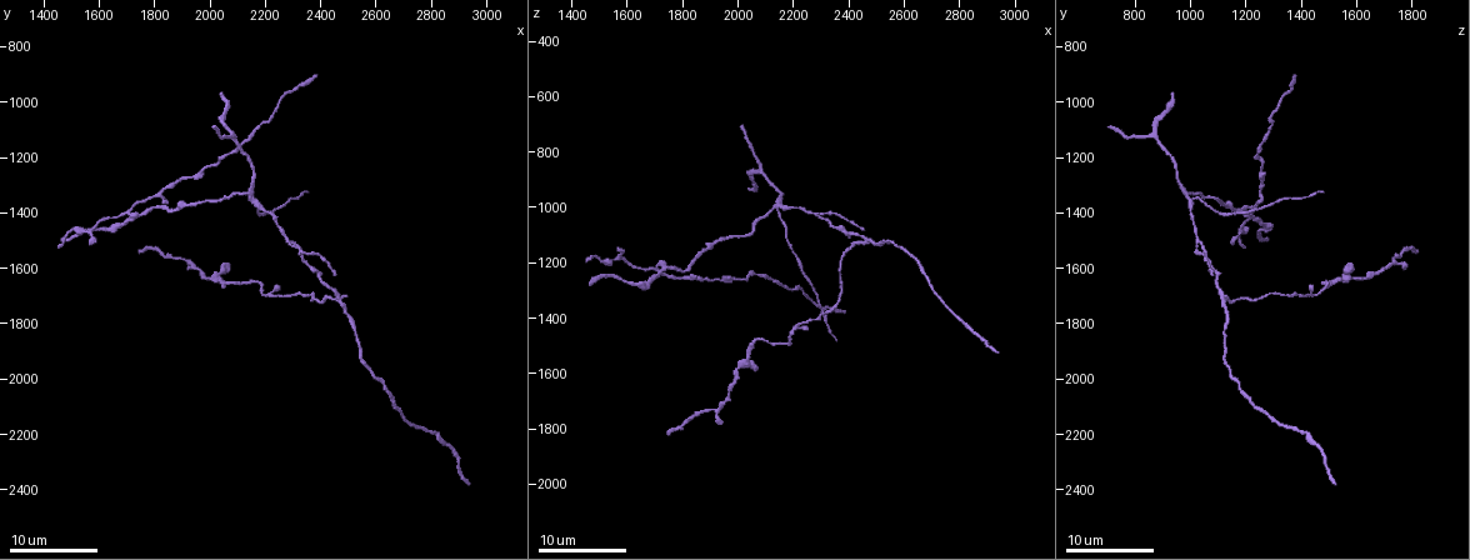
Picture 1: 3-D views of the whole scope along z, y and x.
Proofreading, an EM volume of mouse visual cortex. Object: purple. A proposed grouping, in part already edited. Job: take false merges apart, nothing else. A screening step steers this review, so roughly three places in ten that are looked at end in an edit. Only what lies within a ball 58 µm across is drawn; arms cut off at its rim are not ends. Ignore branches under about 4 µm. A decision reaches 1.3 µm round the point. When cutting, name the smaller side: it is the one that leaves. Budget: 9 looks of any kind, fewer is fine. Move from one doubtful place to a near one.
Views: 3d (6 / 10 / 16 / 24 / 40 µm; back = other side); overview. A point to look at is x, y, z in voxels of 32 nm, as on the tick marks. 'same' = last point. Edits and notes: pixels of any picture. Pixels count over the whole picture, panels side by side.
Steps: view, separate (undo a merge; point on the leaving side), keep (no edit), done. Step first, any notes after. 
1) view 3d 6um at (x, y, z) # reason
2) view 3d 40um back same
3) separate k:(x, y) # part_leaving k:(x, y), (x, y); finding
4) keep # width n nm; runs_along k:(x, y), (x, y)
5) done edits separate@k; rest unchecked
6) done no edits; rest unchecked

view 3d 10um at (2140, 1330, 990) # three-way junction

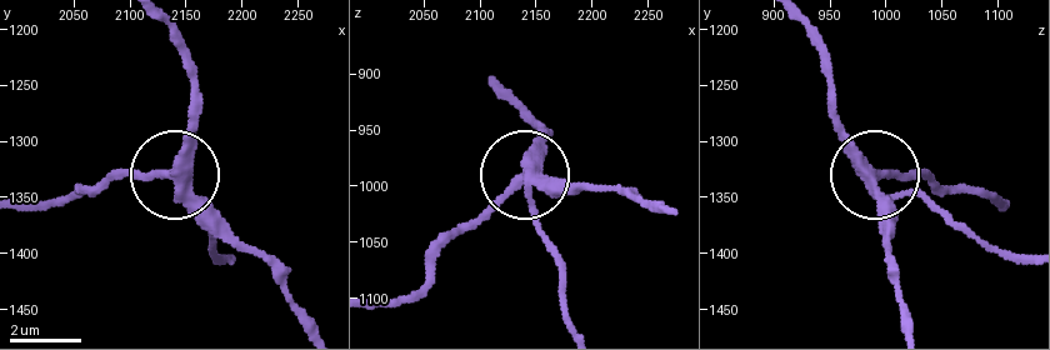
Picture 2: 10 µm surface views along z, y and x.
separate 2:(538, 233) # arms 3; part_leaving 2:(526, 184), (539, 235), (563, 271), (565, 325); a second neuron is stuck on

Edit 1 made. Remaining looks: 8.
view overview

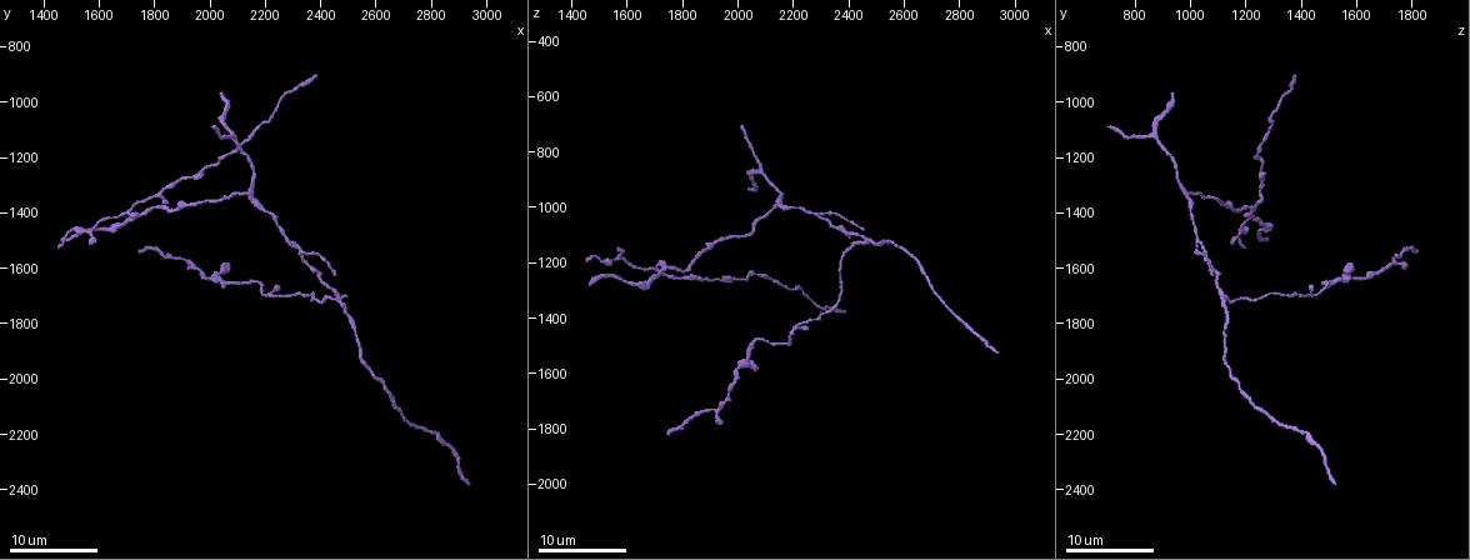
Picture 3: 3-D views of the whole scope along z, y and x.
view 3d 10um at (2300, 1510, 1040) # branch point

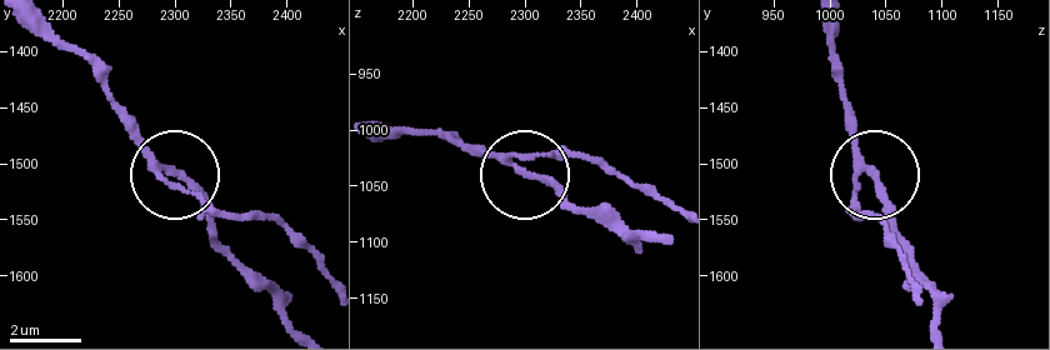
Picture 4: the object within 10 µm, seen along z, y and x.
view 3d 6um at (2308, 1516, 1040) # zoom in

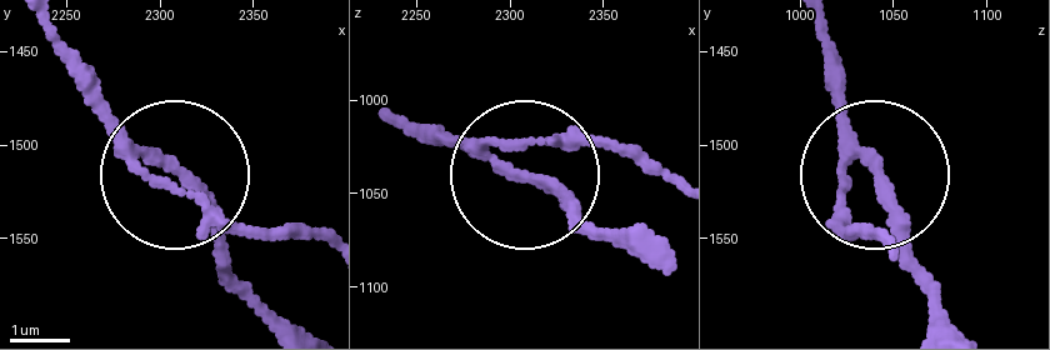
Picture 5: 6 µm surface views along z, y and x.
separate 5:(204, 200) # arms 3; a second neuron is stuck on

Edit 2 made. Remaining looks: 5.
view overview # redraw

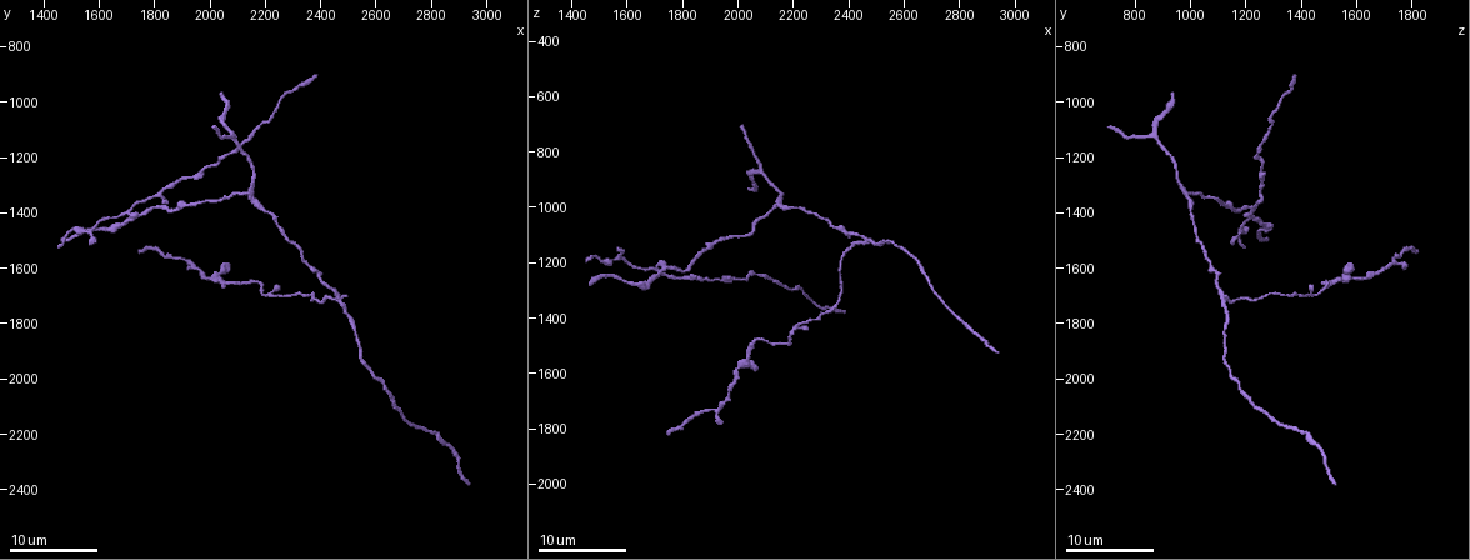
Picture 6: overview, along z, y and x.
view 3d 10um at (2460, 1710, 1120) # four arms meet

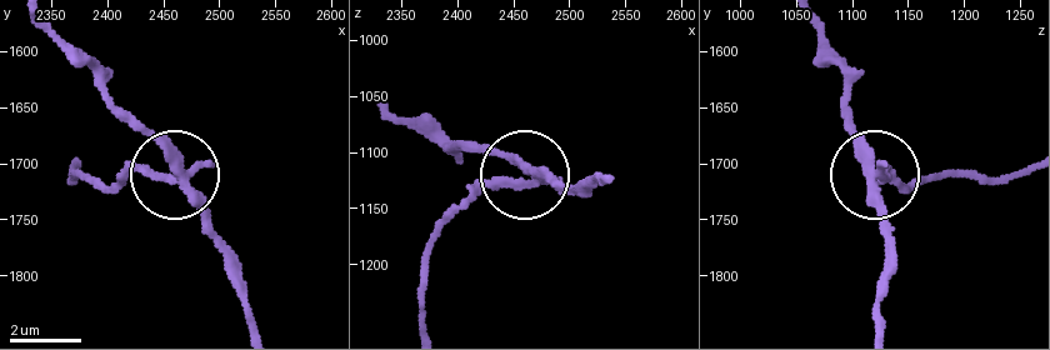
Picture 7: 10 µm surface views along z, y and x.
view 3d 10um back at (2458, 1714, 1126)

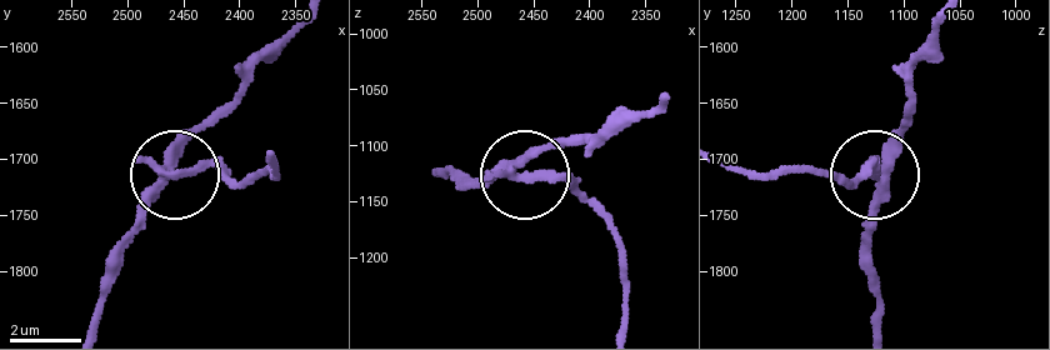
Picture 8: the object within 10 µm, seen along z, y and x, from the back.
separate 8:(213, 161) # arms 4; two neurons meet here

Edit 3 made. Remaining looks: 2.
view 3d 16um at (1720, 1410, 1230) # branch point

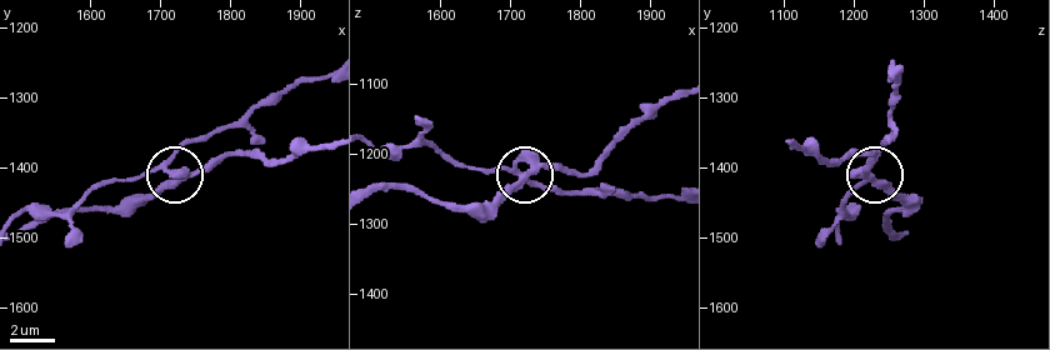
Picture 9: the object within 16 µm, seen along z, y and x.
separate 9:(149, 171) # arms 3; part_leaving 9:(183, 173), (171, 161), (179, 150), (324, 78); a second neuron is stuck on

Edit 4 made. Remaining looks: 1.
done edits separate@2, separate@5, separate@8, separate@9; rest unchecked

